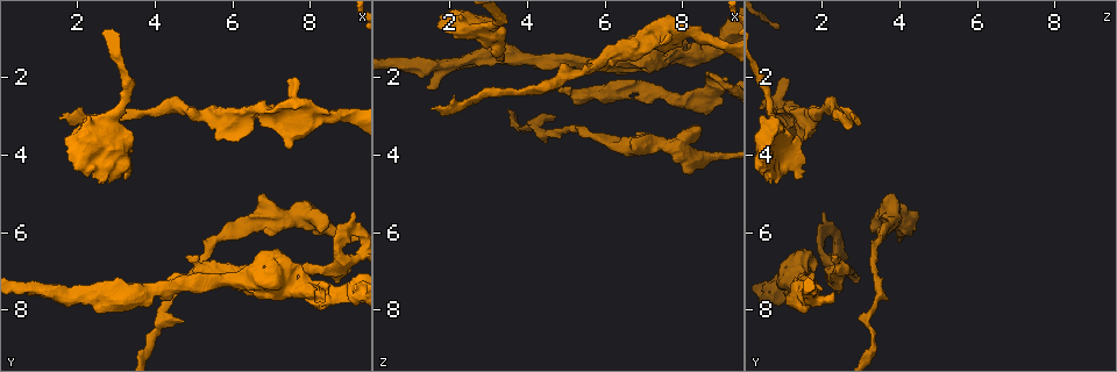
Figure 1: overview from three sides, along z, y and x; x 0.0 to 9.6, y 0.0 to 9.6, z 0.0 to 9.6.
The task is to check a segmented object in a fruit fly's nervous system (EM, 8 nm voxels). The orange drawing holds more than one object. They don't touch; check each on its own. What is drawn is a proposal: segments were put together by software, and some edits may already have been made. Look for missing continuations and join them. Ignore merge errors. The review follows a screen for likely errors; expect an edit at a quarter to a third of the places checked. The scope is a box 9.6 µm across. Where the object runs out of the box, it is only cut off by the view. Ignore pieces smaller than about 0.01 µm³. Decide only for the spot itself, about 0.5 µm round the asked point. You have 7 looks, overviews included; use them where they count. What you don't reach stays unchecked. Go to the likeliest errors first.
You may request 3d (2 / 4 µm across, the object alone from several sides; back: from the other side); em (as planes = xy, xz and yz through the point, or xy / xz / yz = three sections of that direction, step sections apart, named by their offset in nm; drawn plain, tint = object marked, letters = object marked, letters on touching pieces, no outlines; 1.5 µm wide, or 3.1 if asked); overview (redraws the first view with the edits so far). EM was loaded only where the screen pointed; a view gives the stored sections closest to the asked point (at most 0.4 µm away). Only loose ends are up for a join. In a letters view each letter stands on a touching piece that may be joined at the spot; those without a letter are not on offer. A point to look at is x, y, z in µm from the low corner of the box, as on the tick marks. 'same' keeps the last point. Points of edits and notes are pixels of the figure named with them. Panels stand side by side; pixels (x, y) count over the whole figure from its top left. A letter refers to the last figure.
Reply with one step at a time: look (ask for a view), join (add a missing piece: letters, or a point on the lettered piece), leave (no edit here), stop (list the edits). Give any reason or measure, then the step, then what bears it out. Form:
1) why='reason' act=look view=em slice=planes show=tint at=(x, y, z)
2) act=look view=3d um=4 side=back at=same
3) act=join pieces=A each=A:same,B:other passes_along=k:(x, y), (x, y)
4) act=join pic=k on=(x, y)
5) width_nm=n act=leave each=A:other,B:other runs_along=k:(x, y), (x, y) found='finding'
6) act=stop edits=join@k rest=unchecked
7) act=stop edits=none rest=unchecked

why='thin end' act=look view=3d um=2 side=back at=(4.75, 8.30, 3.00)

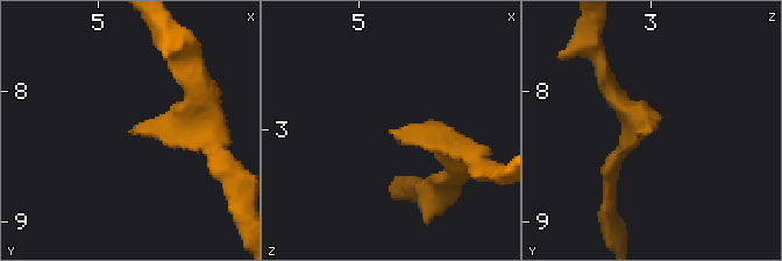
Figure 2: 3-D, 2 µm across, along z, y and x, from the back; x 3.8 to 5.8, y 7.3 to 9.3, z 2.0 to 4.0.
act=look view=em slice=planes show=letters at=(4.74, 8.32, 3.02)

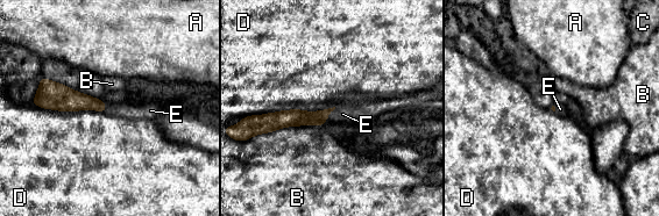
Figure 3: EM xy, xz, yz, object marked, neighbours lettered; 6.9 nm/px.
act=join pieces=E each=A:other,B:other,C:other,D:other,E:same passes_along=3:(295, 117), (328, 115), (342, 114) found='it goes on there'

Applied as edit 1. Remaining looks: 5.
act=look view=em slice=planes show=letters at=(2.30, 3.05, 0.85)

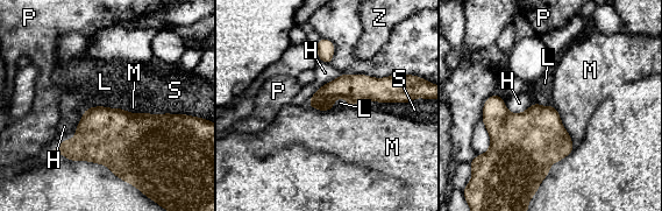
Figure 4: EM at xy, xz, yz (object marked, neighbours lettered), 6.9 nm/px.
act=leave each=H:other,L:other,M:other,P:other,S:other,Z:other runs_along=4:(396, 93), (333, 90), (312, 103) found='no lettered piece goes on from it'

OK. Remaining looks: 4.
act=look view=3d um=4 at=(8.60, 7.30, 2.85)

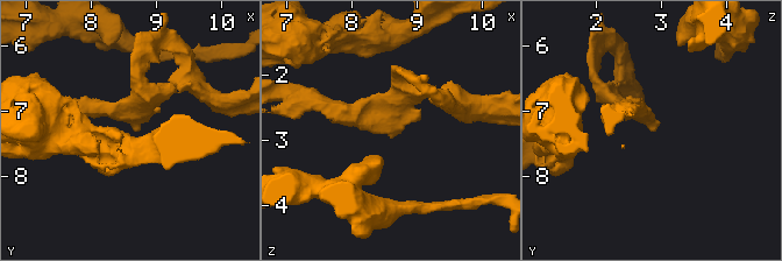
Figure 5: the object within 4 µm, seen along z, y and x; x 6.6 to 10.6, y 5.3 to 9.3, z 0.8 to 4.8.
why='shape alone is not enough' act=look view=em slice=planes show=plain at=(8.65, 7.25, 2.90)

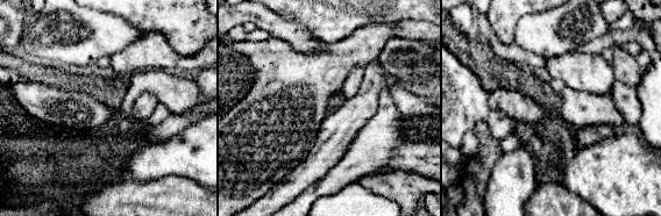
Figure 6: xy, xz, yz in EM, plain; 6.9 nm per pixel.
act=look view=em slice=planes show=letters at=same

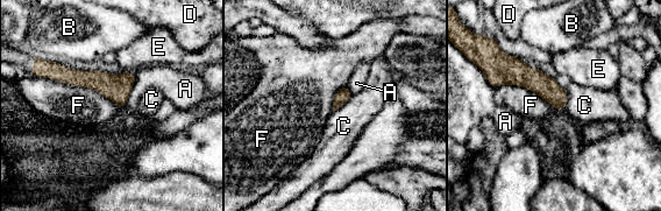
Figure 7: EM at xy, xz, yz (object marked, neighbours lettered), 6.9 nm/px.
act=leave each=A:other,B:other,C:other,D:other,E:other,F:other found='no lettered piece goes on from it'

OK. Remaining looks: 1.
act=stop edits=join@3 rest=unchecked

